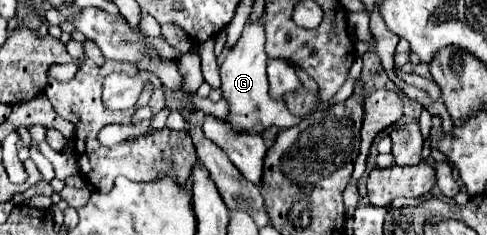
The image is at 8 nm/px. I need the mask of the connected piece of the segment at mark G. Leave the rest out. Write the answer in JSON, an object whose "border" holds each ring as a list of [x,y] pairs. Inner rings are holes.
{"border":[[[258,19],[244,27],[242,37],[232,47],[232,51],[228,53],[228,57],[224,59],[220,67],[222,99],[228,101],[228,115],[224,121],[232,127],[232,131],[262,135],[272,125],[288,129],[302,121],[302,117],[296,117],[288,111],[282,99],[274,99],[270,95],[268,77],[266,77],[266,61],[268,57],[264,53],[264,25],[262,25],[262,19]]]}

